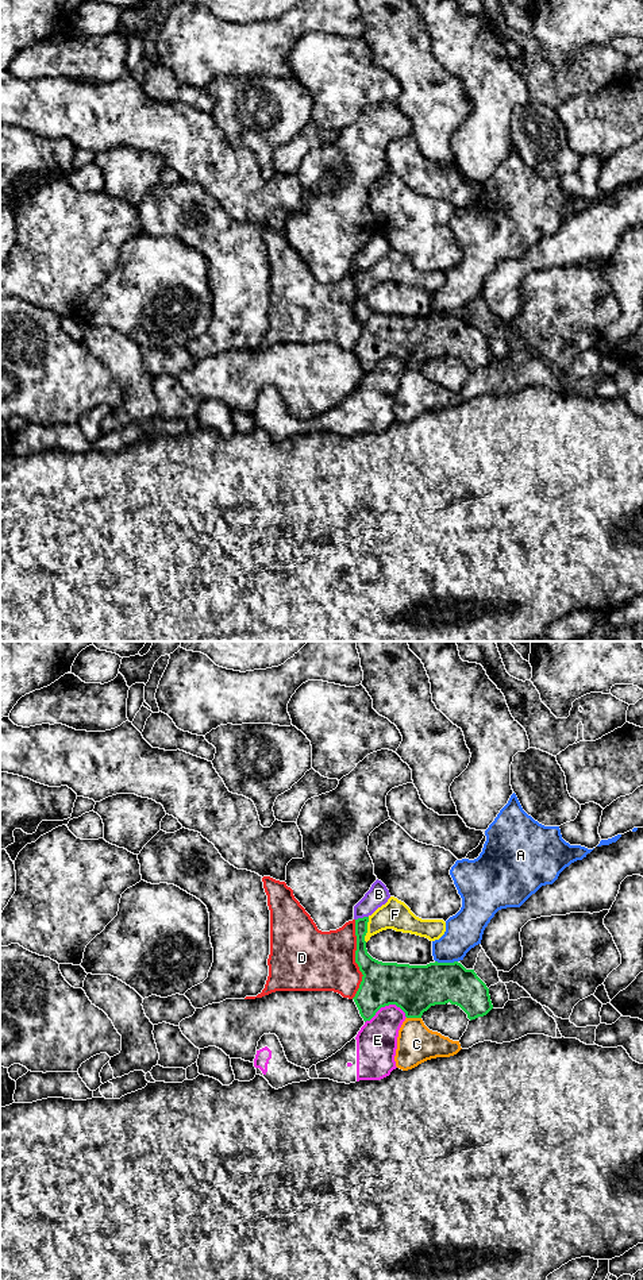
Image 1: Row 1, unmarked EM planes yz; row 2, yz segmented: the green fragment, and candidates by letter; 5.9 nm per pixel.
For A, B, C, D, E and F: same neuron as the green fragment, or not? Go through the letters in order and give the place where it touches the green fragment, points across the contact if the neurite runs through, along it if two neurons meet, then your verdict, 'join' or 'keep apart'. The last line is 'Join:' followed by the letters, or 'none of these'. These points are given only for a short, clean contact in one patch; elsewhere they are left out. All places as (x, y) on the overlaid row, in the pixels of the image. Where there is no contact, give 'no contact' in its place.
A: meets green in yz at (446, 963); keep apart
B: meets green in yz at (361, 918); border along yz (368, 916), (355, 920); keep apart
C: meets green in yz at (414, 1017); border along yz (407, 1017), (420, 1018); keep apart
D: meets green in yz at (355, 959); keep apart
E: meets green in yz at (387, 1005); keep apart
F: meets green in yz at (366, 929); runs through yz (372, 970), (361, 955), (366, 929), (384, 917), (395, 914); join
Join: F

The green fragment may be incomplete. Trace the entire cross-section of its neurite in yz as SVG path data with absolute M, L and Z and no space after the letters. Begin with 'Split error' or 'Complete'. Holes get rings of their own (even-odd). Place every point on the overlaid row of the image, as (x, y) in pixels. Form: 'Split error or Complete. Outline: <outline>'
Split error. Outline: M394 897L371 915L355 919L355 963L363 976L353 999L365 1022L389 1005L400 1007L407 1018L421 1018L431 1006L450 1002L459 1006L470 1021L493 1009L486 984L474 969L466 969L458 961L409 965L373 959L367 953L366 942L386 929L435 941L444 934L446 922L421 919Z

